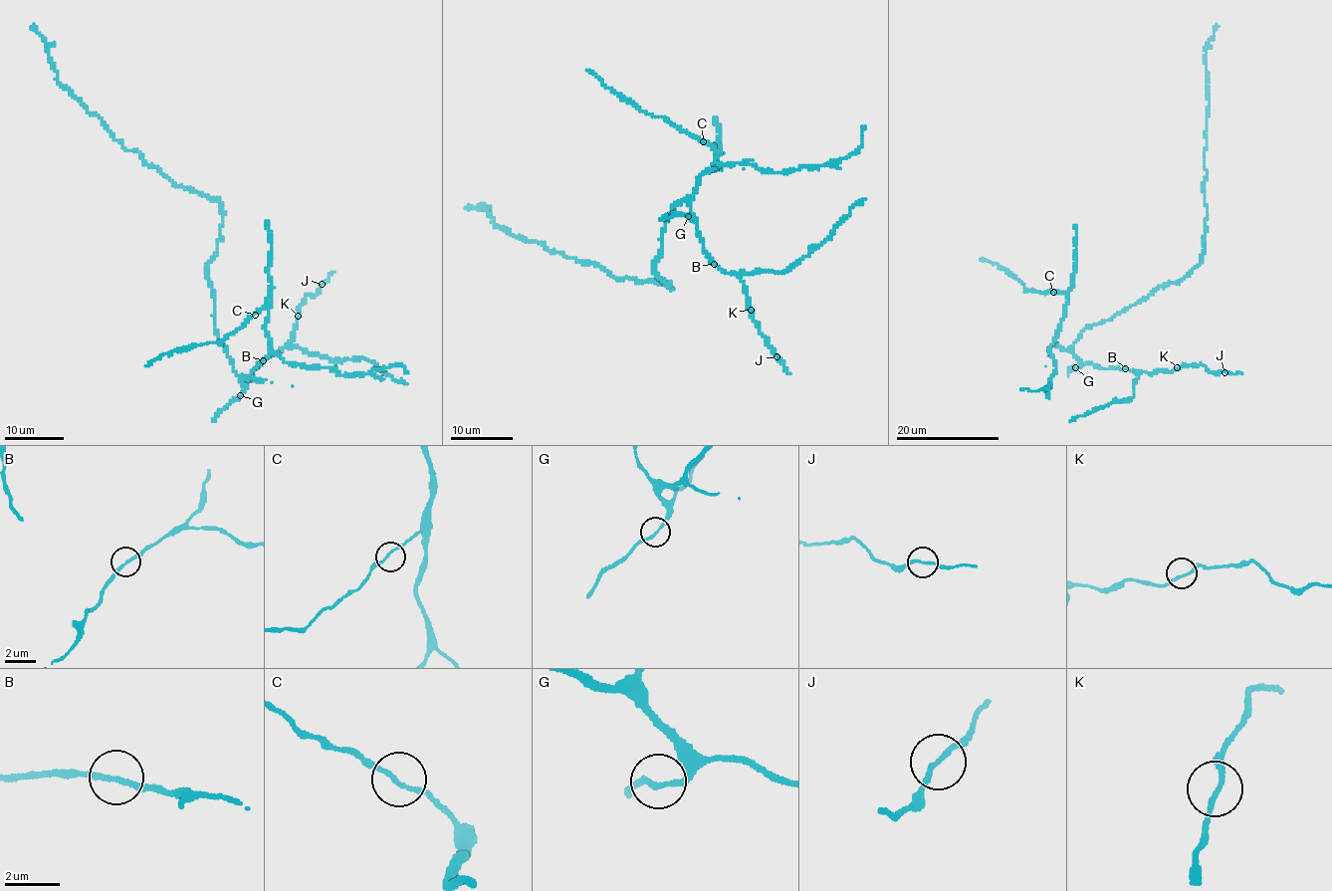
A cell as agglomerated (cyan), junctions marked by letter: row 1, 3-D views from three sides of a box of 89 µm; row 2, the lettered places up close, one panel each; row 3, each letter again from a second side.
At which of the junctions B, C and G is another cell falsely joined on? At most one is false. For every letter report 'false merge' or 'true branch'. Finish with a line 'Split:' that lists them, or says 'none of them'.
B: true branch
C: true branch
G: true branch
Split: none of them

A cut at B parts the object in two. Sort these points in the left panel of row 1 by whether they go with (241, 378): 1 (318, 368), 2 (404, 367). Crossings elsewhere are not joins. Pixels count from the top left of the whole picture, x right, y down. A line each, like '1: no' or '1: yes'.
1: yes
2: yes

